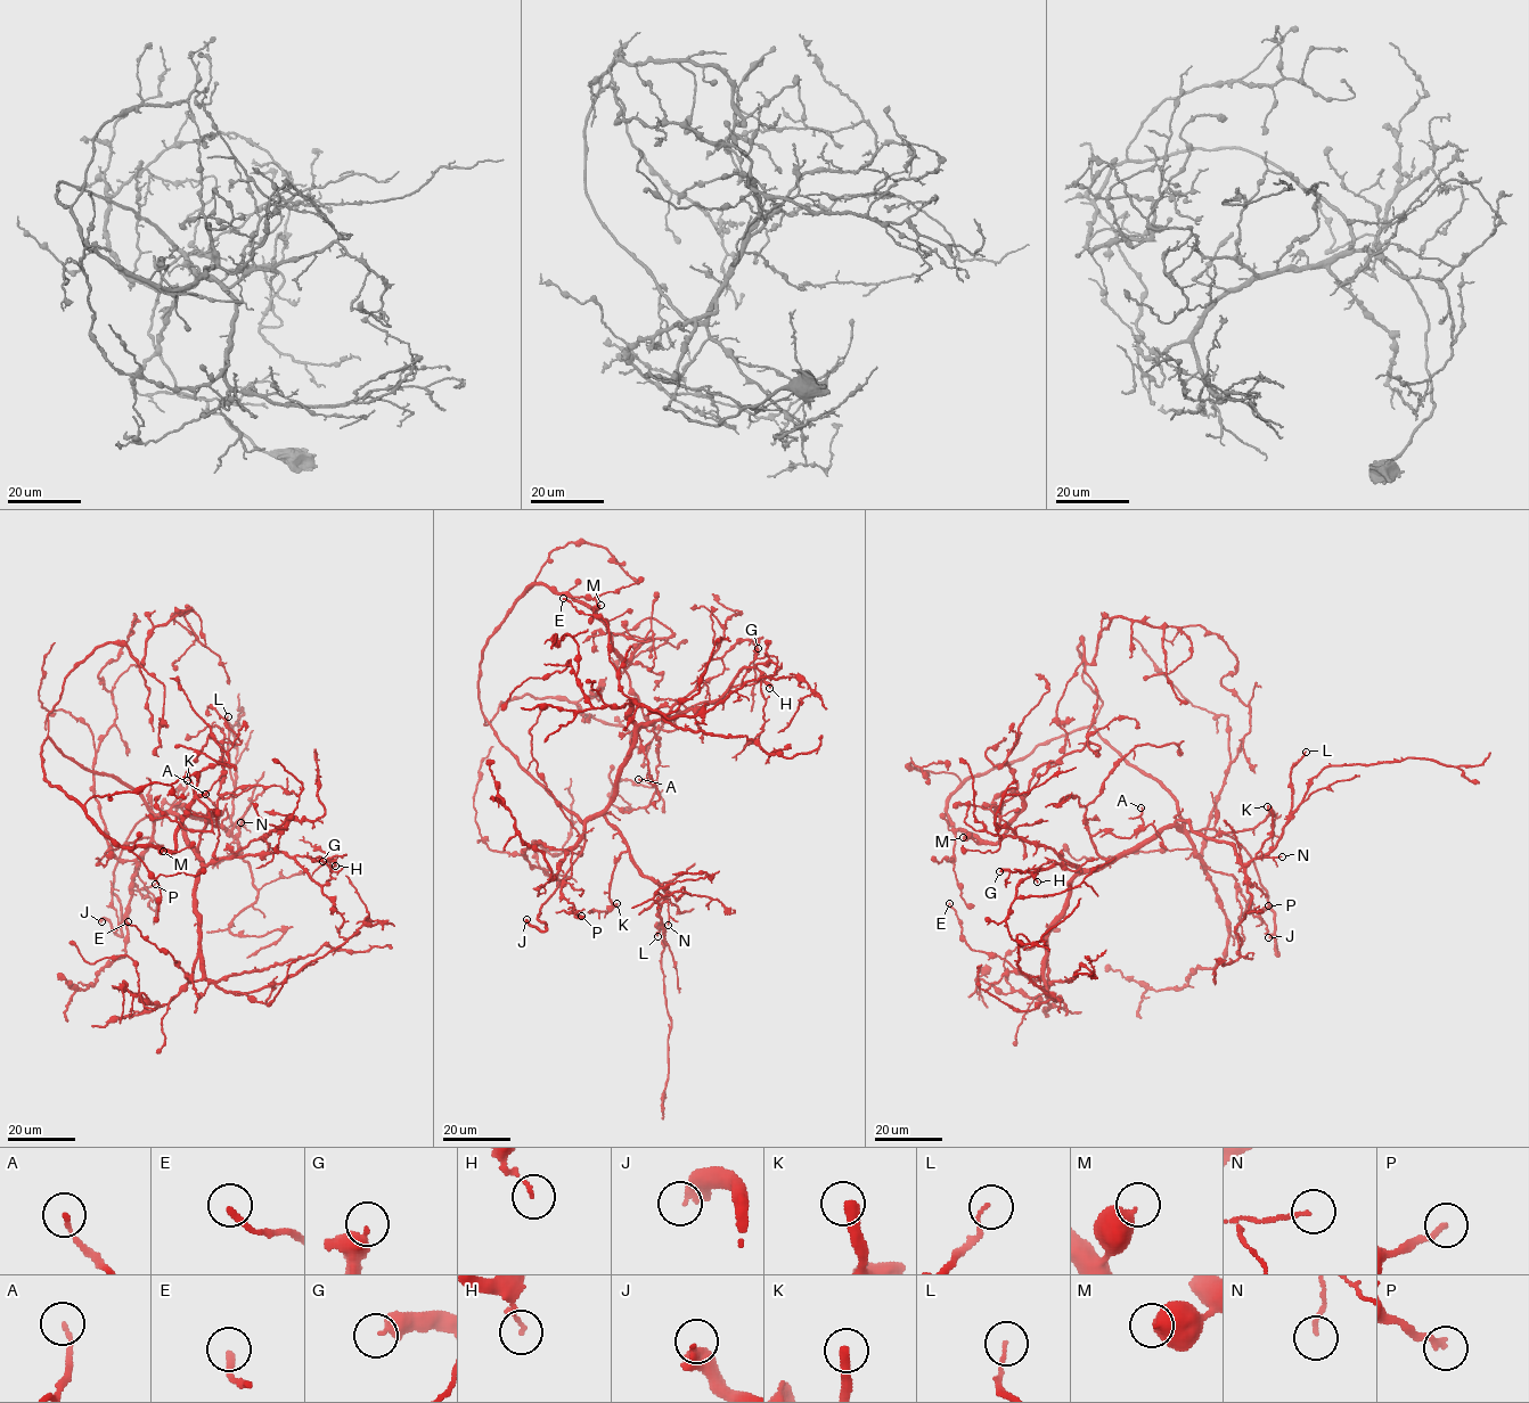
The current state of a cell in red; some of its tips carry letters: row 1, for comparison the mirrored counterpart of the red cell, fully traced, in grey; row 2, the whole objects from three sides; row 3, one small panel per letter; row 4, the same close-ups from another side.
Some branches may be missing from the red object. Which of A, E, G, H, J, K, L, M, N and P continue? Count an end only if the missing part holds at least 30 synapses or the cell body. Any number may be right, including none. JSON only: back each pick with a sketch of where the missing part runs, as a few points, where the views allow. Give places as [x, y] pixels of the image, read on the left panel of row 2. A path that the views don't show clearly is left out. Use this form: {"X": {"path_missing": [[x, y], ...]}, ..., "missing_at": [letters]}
{"J": {"path_missing": [[101, 921], [91, 929], [87, 909], [80, 902], [76, 903]]}, "K": {"path_missing": [[187, 780], [194, 752], [190, 731], [193, 710], [186, 684], [180, 680], [163, 680]]}, "missing_at": ["J", "K"]}

